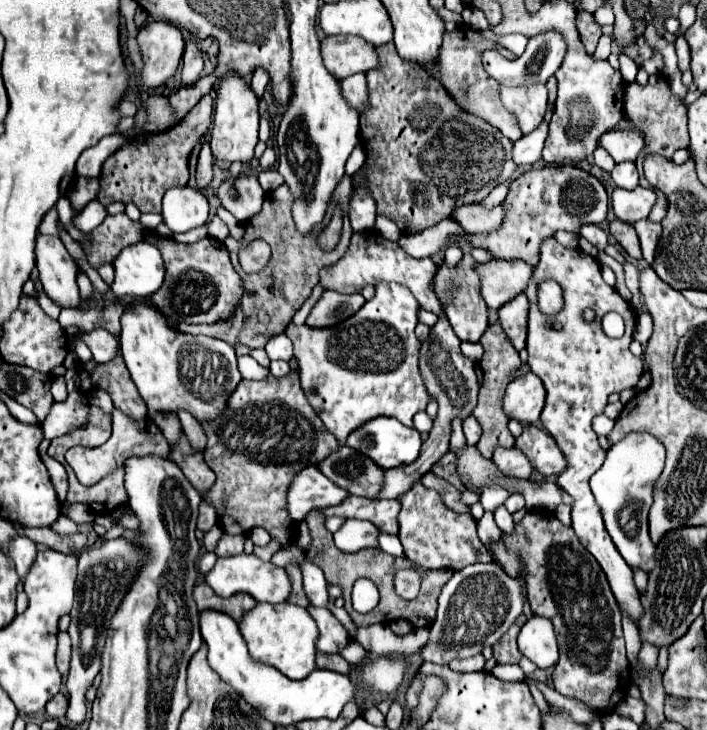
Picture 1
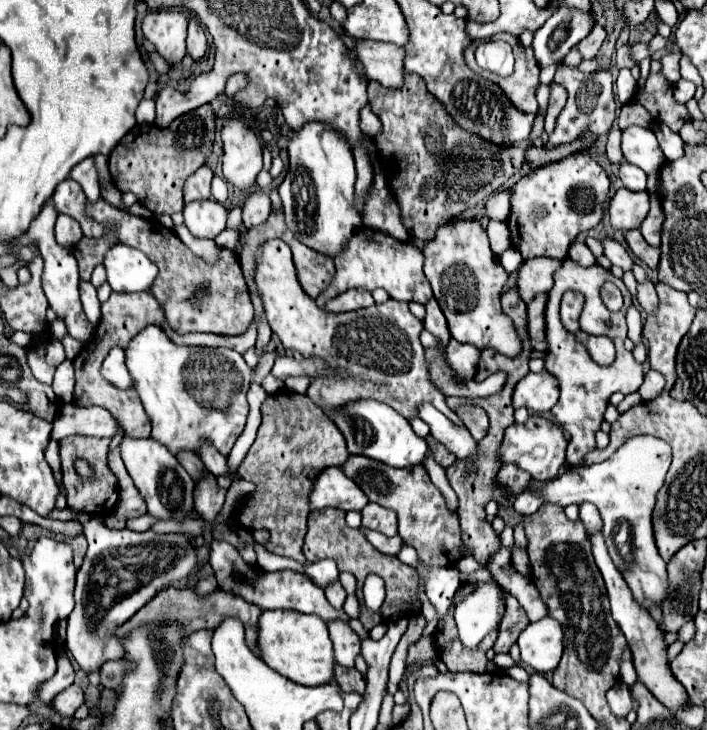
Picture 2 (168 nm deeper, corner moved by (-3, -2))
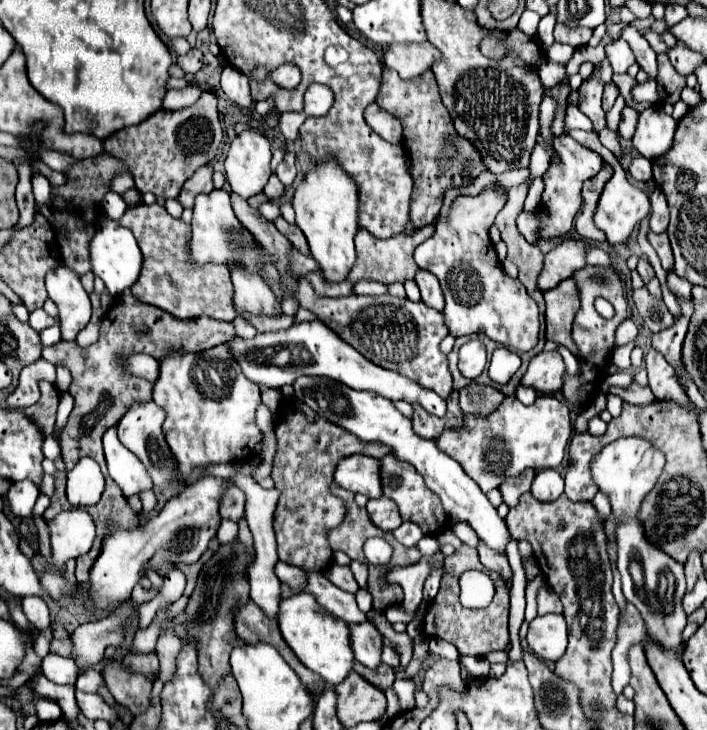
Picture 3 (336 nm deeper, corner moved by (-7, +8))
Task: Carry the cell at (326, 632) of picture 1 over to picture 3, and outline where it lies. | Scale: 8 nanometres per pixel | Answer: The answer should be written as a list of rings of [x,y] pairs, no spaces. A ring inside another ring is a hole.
[[[372,622],[348,624],[348,628],[350,628],[350,642],[352,642],[354,658],[368,668],[376,668],[380,664],[382,634],[374,628]]]

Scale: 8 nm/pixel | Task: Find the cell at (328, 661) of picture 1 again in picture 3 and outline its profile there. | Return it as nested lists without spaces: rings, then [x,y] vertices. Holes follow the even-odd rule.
[[[354,662],[354,668],[352,668],[356,674],[360,674],[364,680],[368,680],[370,684],[374,684],[376,688],[384,690],[386,686],[392,686],[394,682],[394,670],[388,668],[386,664],[380,664],[378,668],[364,668],[360,662]]]

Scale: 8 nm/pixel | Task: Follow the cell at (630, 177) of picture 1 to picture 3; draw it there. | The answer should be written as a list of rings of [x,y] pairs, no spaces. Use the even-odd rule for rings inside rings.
[[[636,156],[636,158],[632,158],[632,162],[628,166],[628,172],[638,182],[650,182],[652,180],[652,162],[644,156]]]

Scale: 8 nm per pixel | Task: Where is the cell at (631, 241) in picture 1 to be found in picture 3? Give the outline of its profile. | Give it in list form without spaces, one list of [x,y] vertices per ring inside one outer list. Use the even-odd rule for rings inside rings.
[[[652,230],[648,232],[648,242],[654,246],[660,262],[662,262],[662,268],[664,270],[672,270],[672,264],[674,264],[674,258],[672,258],[672,250],[670,250],[670,242],[668,242],[668,234],[662,232],[662,234],[654,234]]]

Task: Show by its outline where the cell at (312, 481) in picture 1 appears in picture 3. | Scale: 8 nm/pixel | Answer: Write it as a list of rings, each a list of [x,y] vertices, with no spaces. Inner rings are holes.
[[[352,454],[340,460],[334,472],[334,482],[340,484],[340,488],[350,490],[354,494],[364,494],[368,498],[380,498],[382,488],[380,488],[378,468],[380,468],[380,462],[376,458]]]

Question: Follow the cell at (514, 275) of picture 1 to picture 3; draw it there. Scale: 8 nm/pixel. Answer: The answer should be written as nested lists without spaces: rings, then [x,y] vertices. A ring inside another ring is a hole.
[[[568,238],[562,244],[554,246],[546,256],[544,256],[544,268],[540,272],[538,288],[540,290],[550,290],[558,282],[566,280],[572,276],[574,270],[580,270],[586,266],[586,244],[584,240],[574,240]]]

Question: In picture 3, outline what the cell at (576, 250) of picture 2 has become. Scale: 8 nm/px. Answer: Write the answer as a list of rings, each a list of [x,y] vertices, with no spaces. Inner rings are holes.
[[[590,246],[586,252],[586,262],[594,266],[610,266],[610,256],[602,246]]]

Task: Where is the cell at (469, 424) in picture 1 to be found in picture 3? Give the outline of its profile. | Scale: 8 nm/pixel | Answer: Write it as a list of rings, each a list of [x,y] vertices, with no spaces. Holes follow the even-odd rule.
[[[468,384],[460,390],[460,408],[464,414],[492,414],[500,404],[504,396],[492,388],[482,384]]]

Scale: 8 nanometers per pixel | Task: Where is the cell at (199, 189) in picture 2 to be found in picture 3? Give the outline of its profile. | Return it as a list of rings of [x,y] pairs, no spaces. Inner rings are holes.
[[[200,166],[194,174],[192,174],[192,178],[188,178],[186,180],[186,184],[184,184],[184,188],[182,188],[182,192],[180,192],[180,196],[178,196],[178,200],[180,200],[180,204],[186,208],[186,206],[192,206],[192,202],[194,202],[194,198],[198,196],[198,194],[202,194],[202,192],[212,192],[214,190],[214,184],[212,184],[212,166]]]

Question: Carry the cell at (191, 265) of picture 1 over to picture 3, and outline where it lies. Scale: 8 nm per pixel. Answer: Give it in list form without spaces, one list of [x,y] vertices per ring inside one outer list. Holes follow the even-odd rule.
[[[138,204],[138,206],[128,206],[124,216],[118,220],[120,226],[130,228],[134,238],[138,240],[138,246],[144,254],[144,266],[140,272],[138,282],[132,286],[132,292],[138,300],[158,306],[172,316],[180,320],[190,320],[190,318],[200,318],[200,316],[212,316],[216,320],[232,322],[236,316],[246,318],[258,332],[268,332],[268,330],[284,330],[294,324],[294,316],[284,316],[282,318],[268,318],[260,314],[250,314],[250,312],[238,312],[232,296],[232,280],[230,280],[230,270],[226,264],[202,264],[196,266],[190,258],[188,252],[188,240],[190,240],[190,224],[172,218],[164,206],[158,204]]]

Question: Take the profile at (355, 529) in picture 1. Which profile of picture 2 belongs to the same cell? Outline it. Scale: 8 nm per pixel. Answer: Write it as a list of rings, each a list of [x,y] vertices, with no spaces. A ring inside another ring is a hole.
[[[364,530],[364,534],[366,534],[368,542],[370,542],[372,546],[376,546],[376,550],[380,550],[380,552],[384,552],[384,554],[390,554],[390,556],[396,556],[396,554],[400,552],[402,544],[404,544],[400,536],[386,538],[384,534],[374,532],[374,530]]]

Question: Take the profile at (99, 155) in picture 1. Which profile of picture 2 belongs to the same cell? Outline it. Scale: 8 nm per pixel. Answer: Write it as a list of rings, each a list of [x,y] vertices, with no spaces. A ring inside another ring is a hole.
[[[86,158],[82,162],[78,162],[72,172],[70,172],[70,178],[76,180],[86,196],[88,196],[88,202],[96,204],[98,198],[100,198],[100,186],[98,186],[98,174],[96,174],[96,168],[94,168],[94,158]]]

